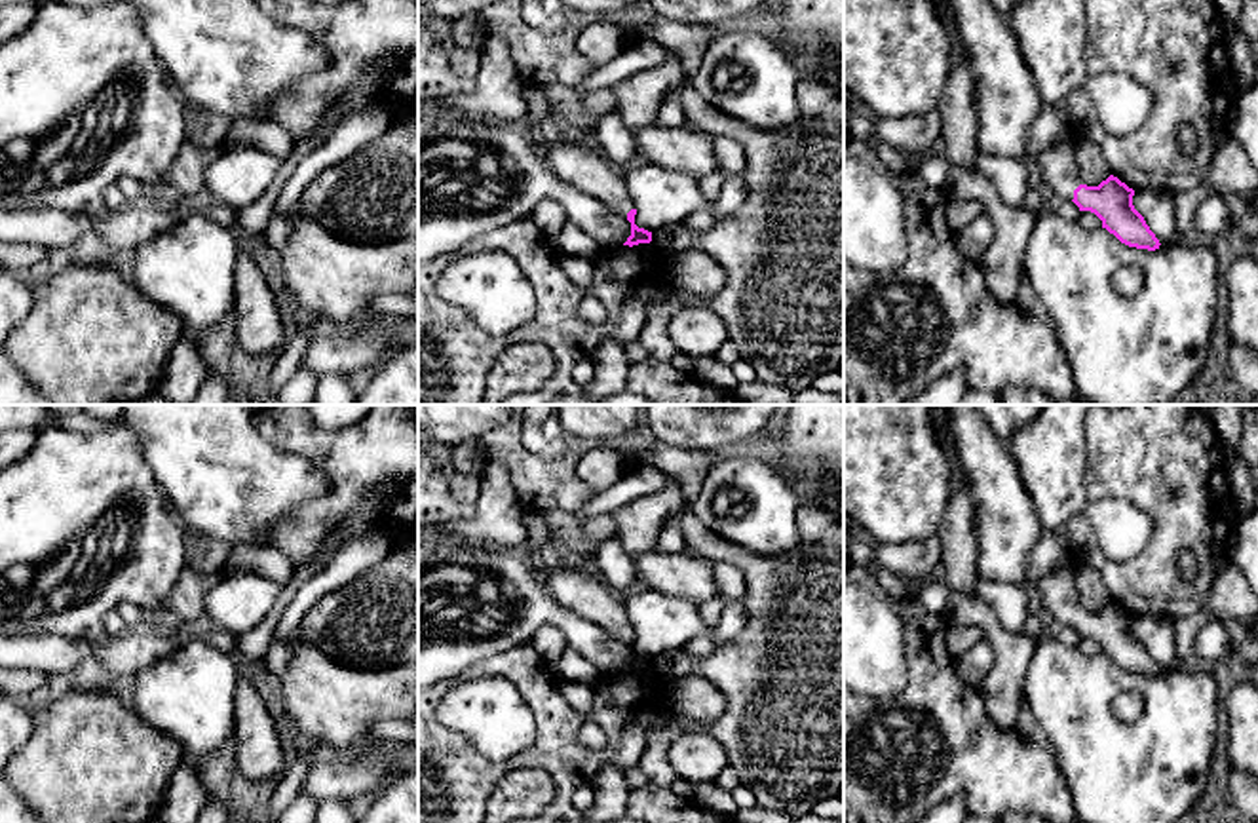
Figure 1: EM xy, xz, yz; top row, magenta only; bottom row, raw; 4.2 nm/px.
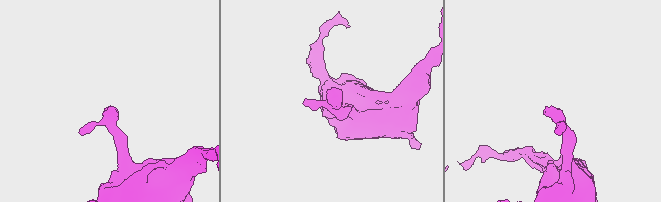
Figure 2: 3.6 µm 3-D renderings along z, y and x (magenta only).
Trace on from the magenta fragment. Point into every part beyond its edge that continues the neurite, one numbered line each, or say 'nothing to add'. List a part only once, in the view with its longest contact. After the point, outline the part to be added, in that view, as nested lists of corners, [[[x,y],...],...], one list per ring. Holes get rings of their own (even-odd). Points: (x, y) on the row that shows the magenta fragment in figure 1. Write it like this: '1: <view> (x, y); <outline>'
1: yz (1055, 168); [[[1070,141],[1043,150],[1036,158],[1024,158],[1034,181],[1041,182],[1053,200],[1074,200],[1074,190],[1083,184]]]

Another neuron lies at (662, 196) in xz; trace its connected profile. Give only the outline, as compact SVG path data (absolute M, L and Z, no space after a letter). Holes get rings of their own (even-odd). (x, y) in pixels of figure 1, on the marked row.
M648 163L623 171L623 179L637 205L635 224L648 232L669 222L684 222L697 209L709 209L715 220L726 219L690 173Z

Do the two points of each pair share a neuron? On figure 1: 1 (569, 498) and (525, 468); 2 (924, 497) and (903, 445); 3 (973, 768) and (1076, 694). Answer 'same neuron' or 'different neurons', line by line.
1: same neuron
2: same neuron
3: different neurons

